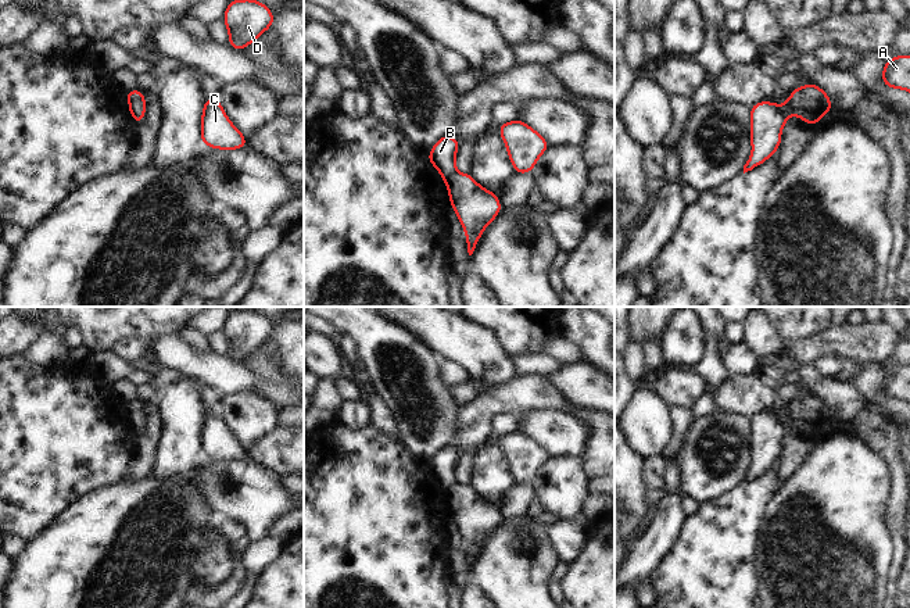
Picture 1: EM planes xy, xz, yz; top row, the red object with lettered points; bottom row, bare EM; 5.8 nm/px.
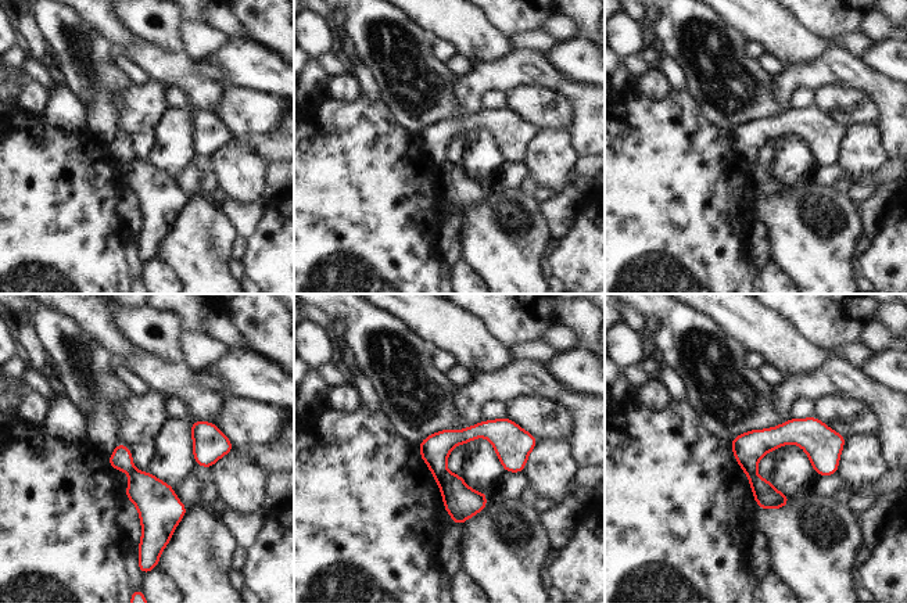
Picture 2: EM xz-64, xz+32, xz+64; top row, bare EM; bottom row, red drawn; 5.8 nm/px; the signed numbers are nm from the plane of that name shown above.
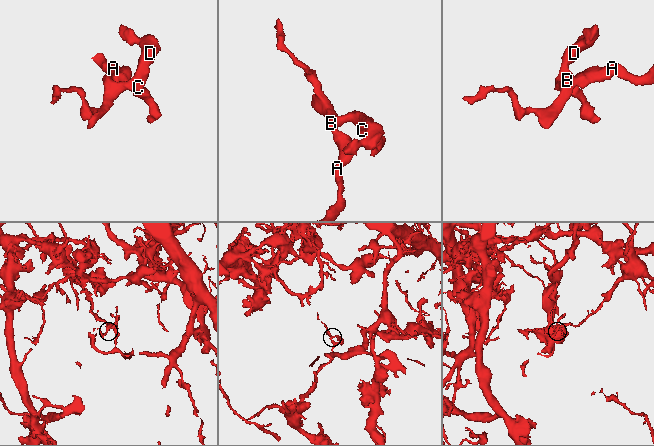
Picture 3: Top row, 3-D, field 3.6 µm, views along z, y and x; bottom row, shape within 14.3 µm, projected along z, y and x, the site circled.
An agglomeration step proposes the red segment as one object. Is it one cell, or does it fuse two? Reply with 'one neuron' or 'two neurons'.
two neurons

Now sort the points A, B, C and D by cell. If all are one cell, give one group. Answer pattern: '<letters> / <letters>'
A / B C D

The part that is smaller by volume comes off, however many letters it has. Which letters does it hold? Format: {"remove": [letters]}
{"remove": ["B", "C", "D"]}

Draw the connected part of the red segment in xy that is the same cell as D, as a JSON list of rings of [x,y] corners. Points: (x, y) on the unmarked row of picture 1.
[[[230,311],[223,326],[229,343],[229,357],[243,361],[257,351],[273,335],[275,325],[261,312]]]

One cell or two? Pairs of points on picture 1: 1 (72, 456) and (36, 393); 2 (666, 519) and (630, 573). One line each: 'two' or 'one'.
1: one
2: one

